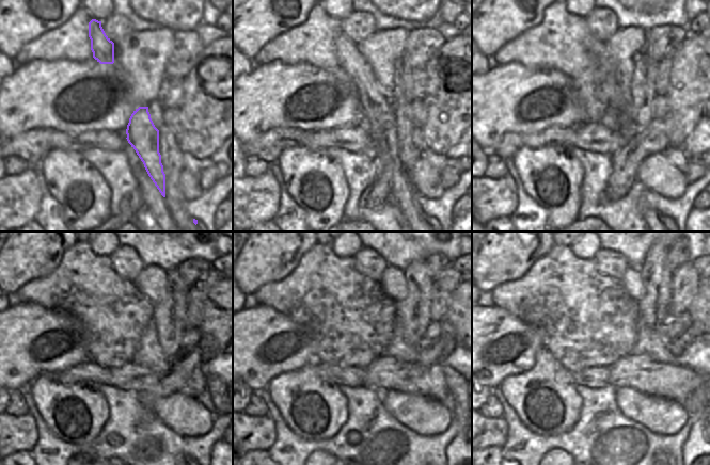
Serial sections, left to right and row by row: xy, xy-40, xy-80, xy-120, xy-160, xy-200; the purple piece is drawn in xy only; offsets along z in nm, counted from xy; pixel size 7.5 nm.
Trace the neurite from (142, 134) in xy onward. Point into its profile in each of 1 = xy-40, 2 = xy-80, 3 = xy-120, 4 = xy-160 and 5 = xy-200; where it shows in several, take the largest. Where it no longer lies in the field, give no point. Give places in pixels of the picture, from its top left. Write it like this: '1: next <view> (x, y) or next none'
1: next xy-40 (379, 122)
2: next xy-80 (617, 117)
3: next xy-120 (148, 354)
4: next xy-160 (392, 350)
5: next xy-200 (634, 351)

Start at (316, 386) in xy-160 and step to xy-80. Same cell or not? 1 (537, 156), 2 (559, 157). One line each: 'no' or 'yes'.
1: yes
2: yes

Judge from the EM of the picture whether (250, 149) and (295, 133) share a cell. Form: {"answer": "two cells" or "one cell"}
{"answer": "one cell"}

